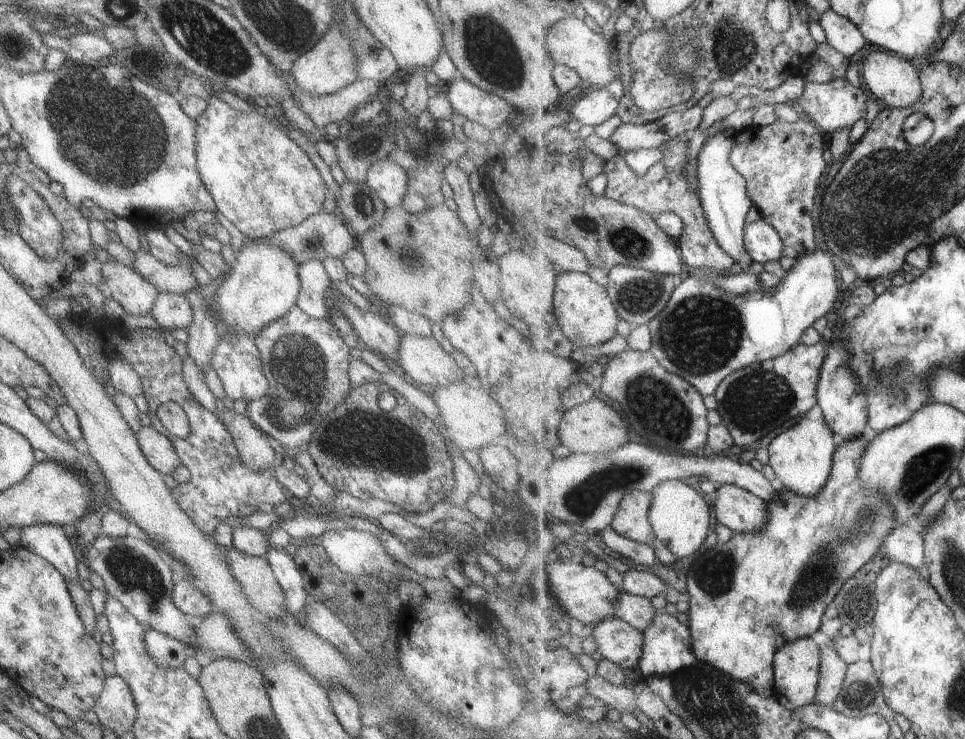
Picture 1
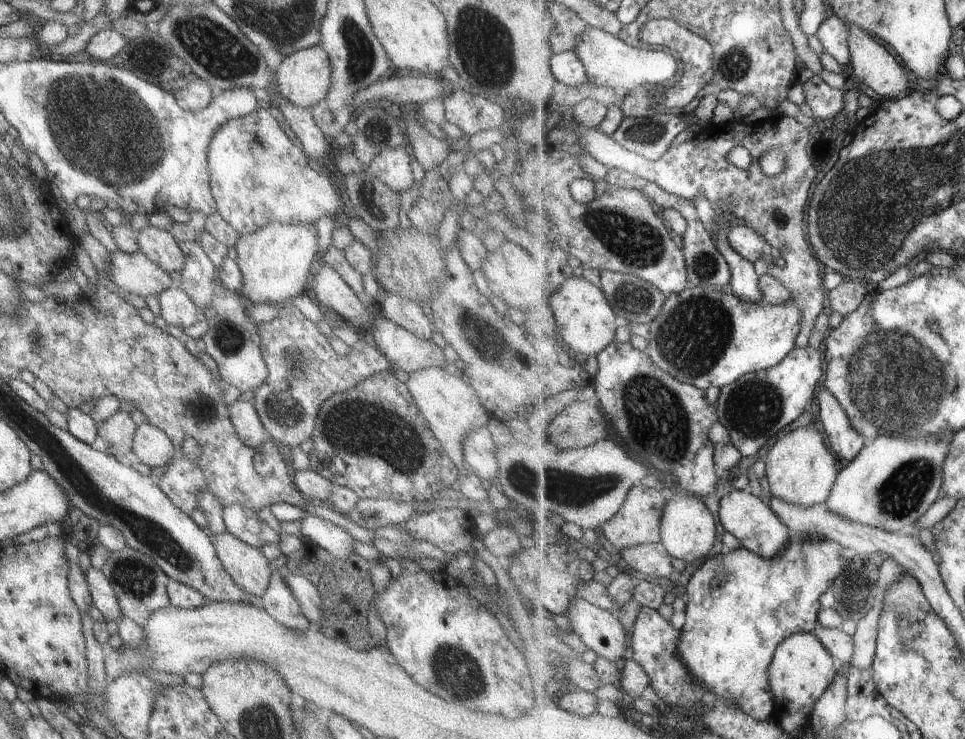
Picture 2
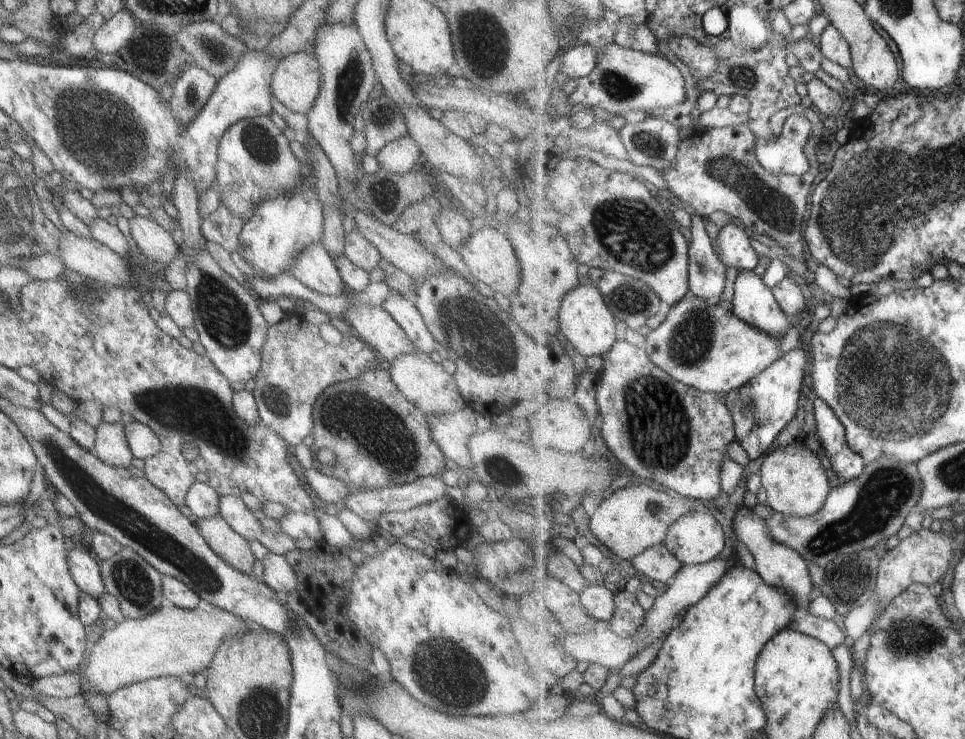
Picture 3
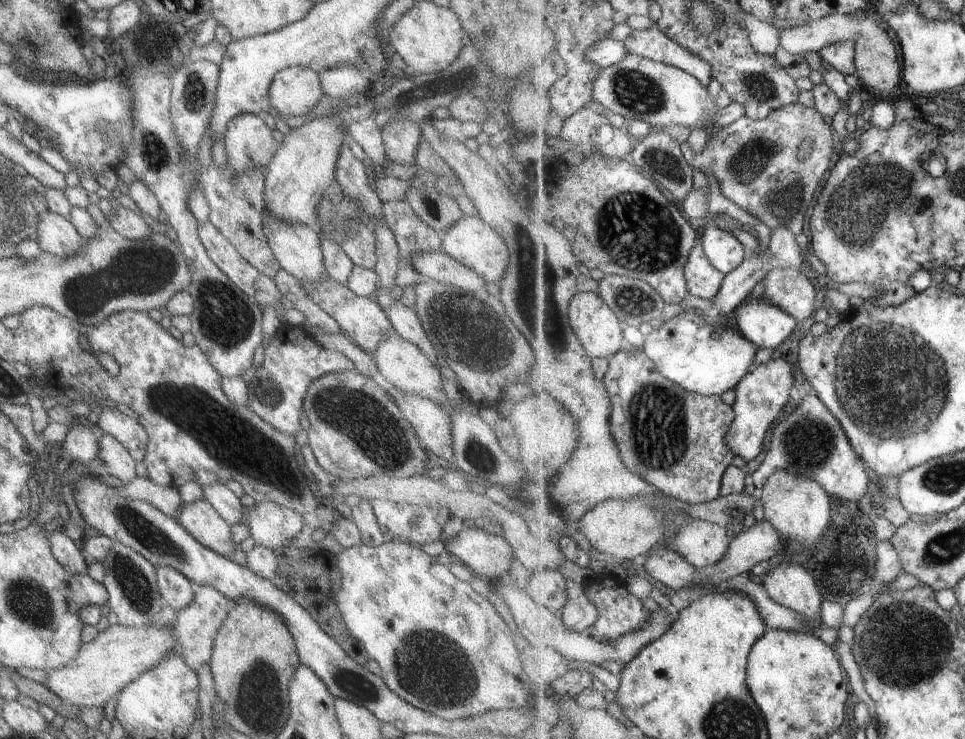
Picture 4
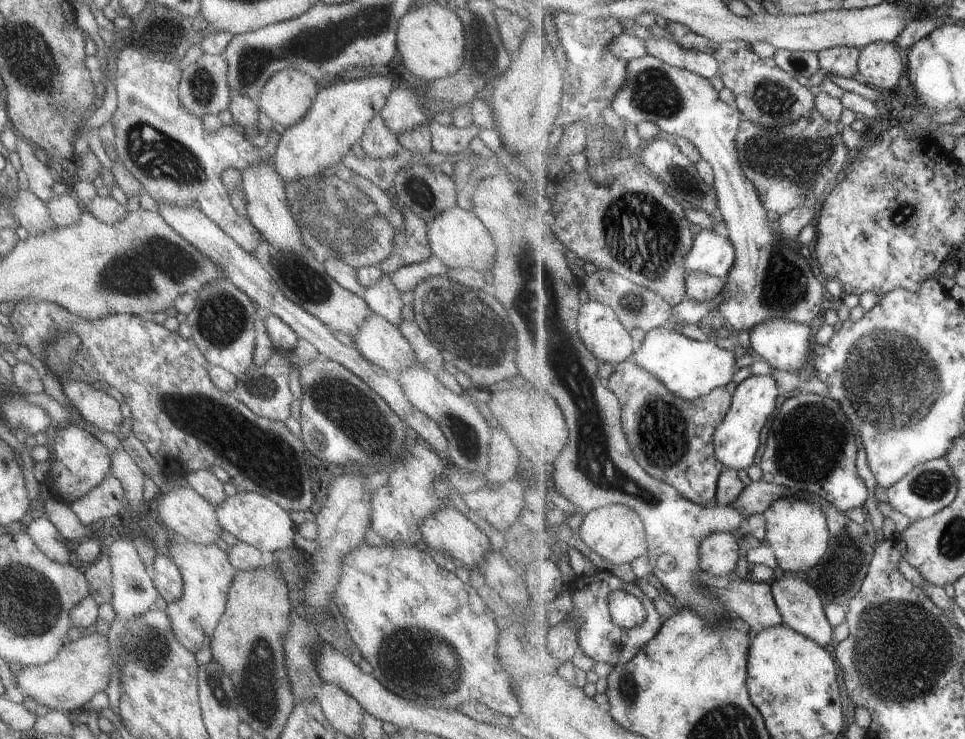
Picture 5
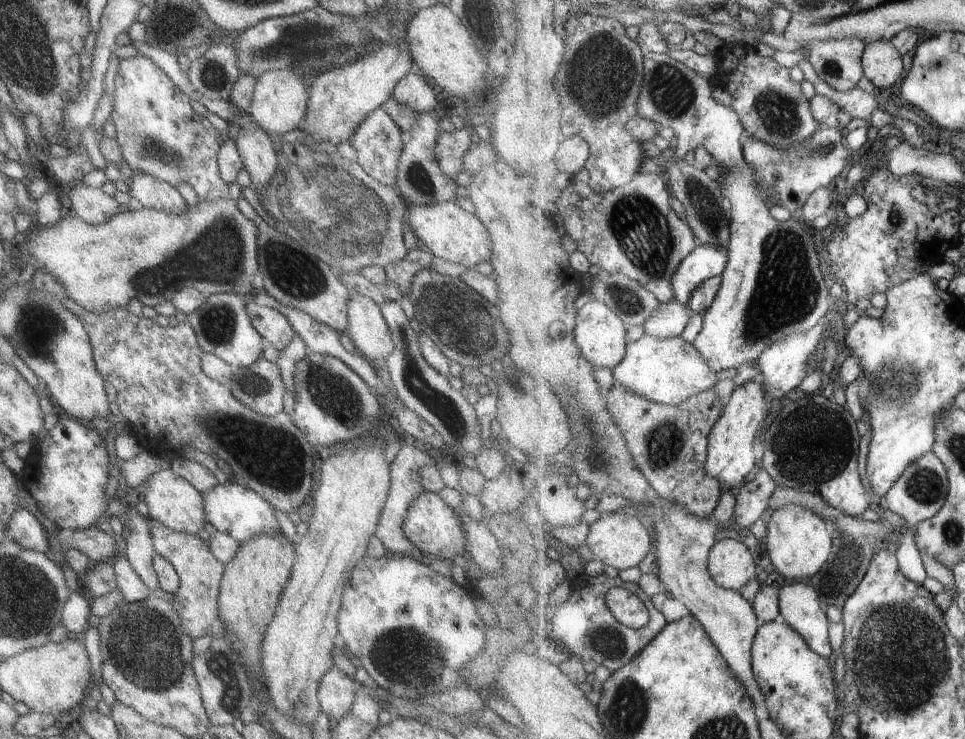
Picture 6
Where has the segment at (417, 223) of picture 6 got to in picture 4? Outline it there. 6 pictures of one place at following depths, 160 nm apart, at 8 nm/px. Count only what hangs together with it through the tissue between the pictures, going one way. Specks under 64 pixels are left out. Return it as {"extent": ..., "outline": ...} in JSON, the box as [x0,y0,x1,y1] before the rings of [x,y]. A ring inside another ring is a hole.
{"extent":[440,216,508,284],"outline":[[[461,216],[440,235],[440,248],[447,256],[472,270],[484,282],[497,284],[505,272],[508,252],[504,240],[492,228],[489,228],[478,216]]]}

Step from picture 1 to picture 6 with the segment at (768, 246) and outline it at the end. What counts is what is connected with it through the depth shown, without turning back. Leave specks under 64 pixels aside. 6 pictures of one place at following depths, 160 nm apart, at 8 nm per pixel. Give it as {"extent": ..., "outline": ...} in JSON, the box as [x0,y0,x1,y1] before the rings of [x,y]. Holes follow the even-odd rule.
{"extent":[672,244,728,305],"outline":[[[698,244],[695,250],[686,256],[673,275],[672,285],[676,300],[687,305],[692,294],[705,281],[722,275],[728,264],[728,245]]]}

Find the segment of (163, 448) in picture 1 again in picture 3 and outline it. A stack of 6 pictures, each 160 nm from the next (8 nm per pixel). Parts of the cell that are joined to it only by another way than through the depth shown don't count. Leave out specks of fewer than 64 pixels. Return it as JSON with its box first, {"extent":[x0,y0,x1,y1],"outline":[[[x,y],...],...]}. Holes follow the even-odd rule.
{"extent":[122,421,159,460],"outline":[[[132,421],[122,424],[122,428],[133,457],[145,460],[147,457],[156,455],[159,452],[159,439],[148,426]]]}

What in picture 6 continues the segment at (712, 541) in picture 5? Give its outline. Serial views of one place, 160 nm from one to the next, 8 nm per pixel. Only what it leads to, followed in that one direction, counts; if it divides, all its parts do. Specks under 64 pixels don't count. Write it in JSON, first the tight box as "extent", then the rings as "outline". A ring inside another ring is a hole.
{"extent":[708,539,760,591],"outline":[[[721,539],[715,543],[708,560],[715,582],[726,589],[739,591],[760,572],[757,553],[741,540]]]}

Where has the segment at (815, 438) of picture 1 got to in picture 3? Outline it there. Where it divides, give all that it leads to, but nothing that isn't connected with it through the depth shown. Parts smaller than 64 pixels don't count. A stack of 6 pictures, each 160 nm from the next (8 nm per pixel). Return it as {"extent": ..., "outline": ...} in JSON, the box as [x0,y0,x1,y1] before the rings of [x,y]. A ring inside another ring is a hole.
{"extent":[760,438,834,517],"outline":[[[800,438],[780,446],[763,458],[760,473],[762,486],[767,494],[767,503],[775,512],[806,517],[816,515],[824,507],[834,486],[834,478],[825,472],[819,456]]]}

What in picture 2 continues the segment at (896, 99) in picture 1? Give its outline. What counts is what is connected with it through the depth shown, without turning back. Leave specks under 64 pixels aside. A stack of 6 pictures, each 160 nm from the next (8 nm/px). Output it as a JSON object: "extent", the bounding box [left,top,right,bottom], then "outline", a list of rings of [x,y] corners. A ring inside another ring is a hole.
{"extent":[846,20,911,100],"outline":[[[847,20],[846,23],[850,26],[848,43],[852,52],[852,69],[869,93],[879,100],[884,100],[897,99],[901,92],[909,90],[911,78],[907,76],[901,62],[889,52],[889,48],[885,44],[881,44],[875,35],[859,28],[856,23],[849,23]]]}

